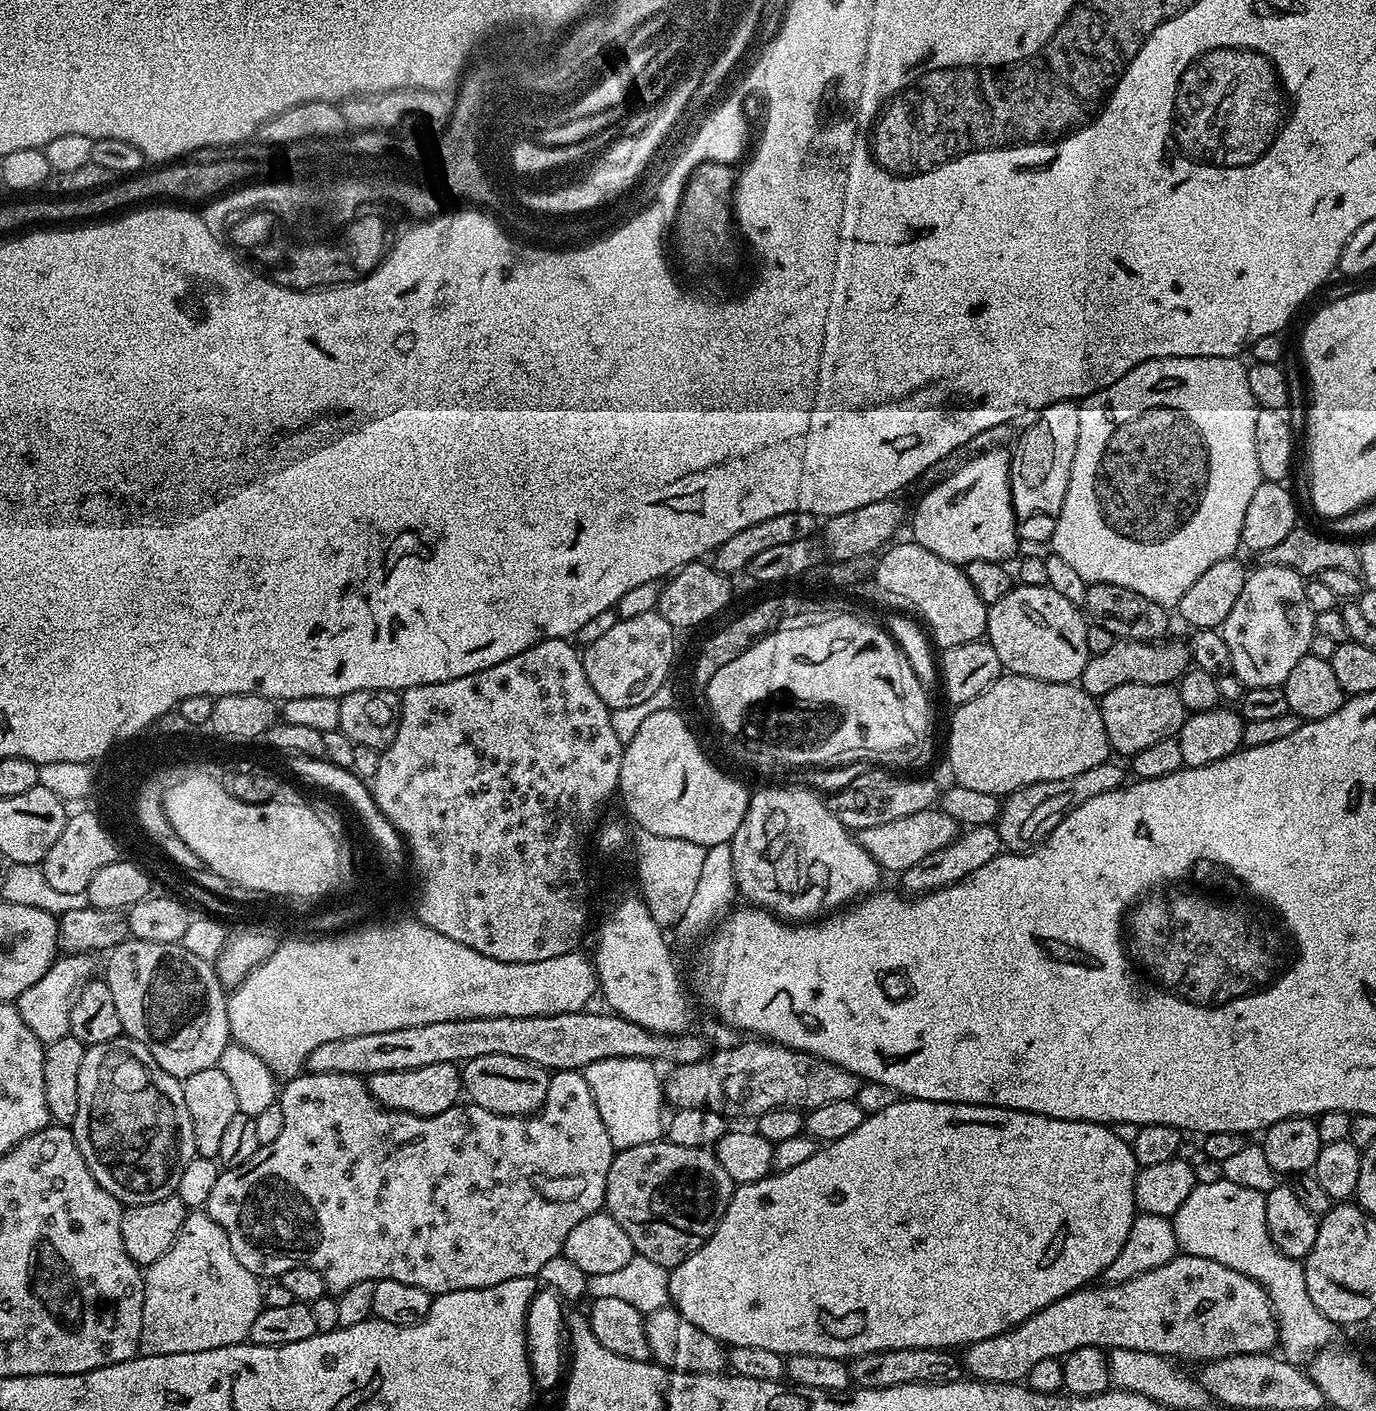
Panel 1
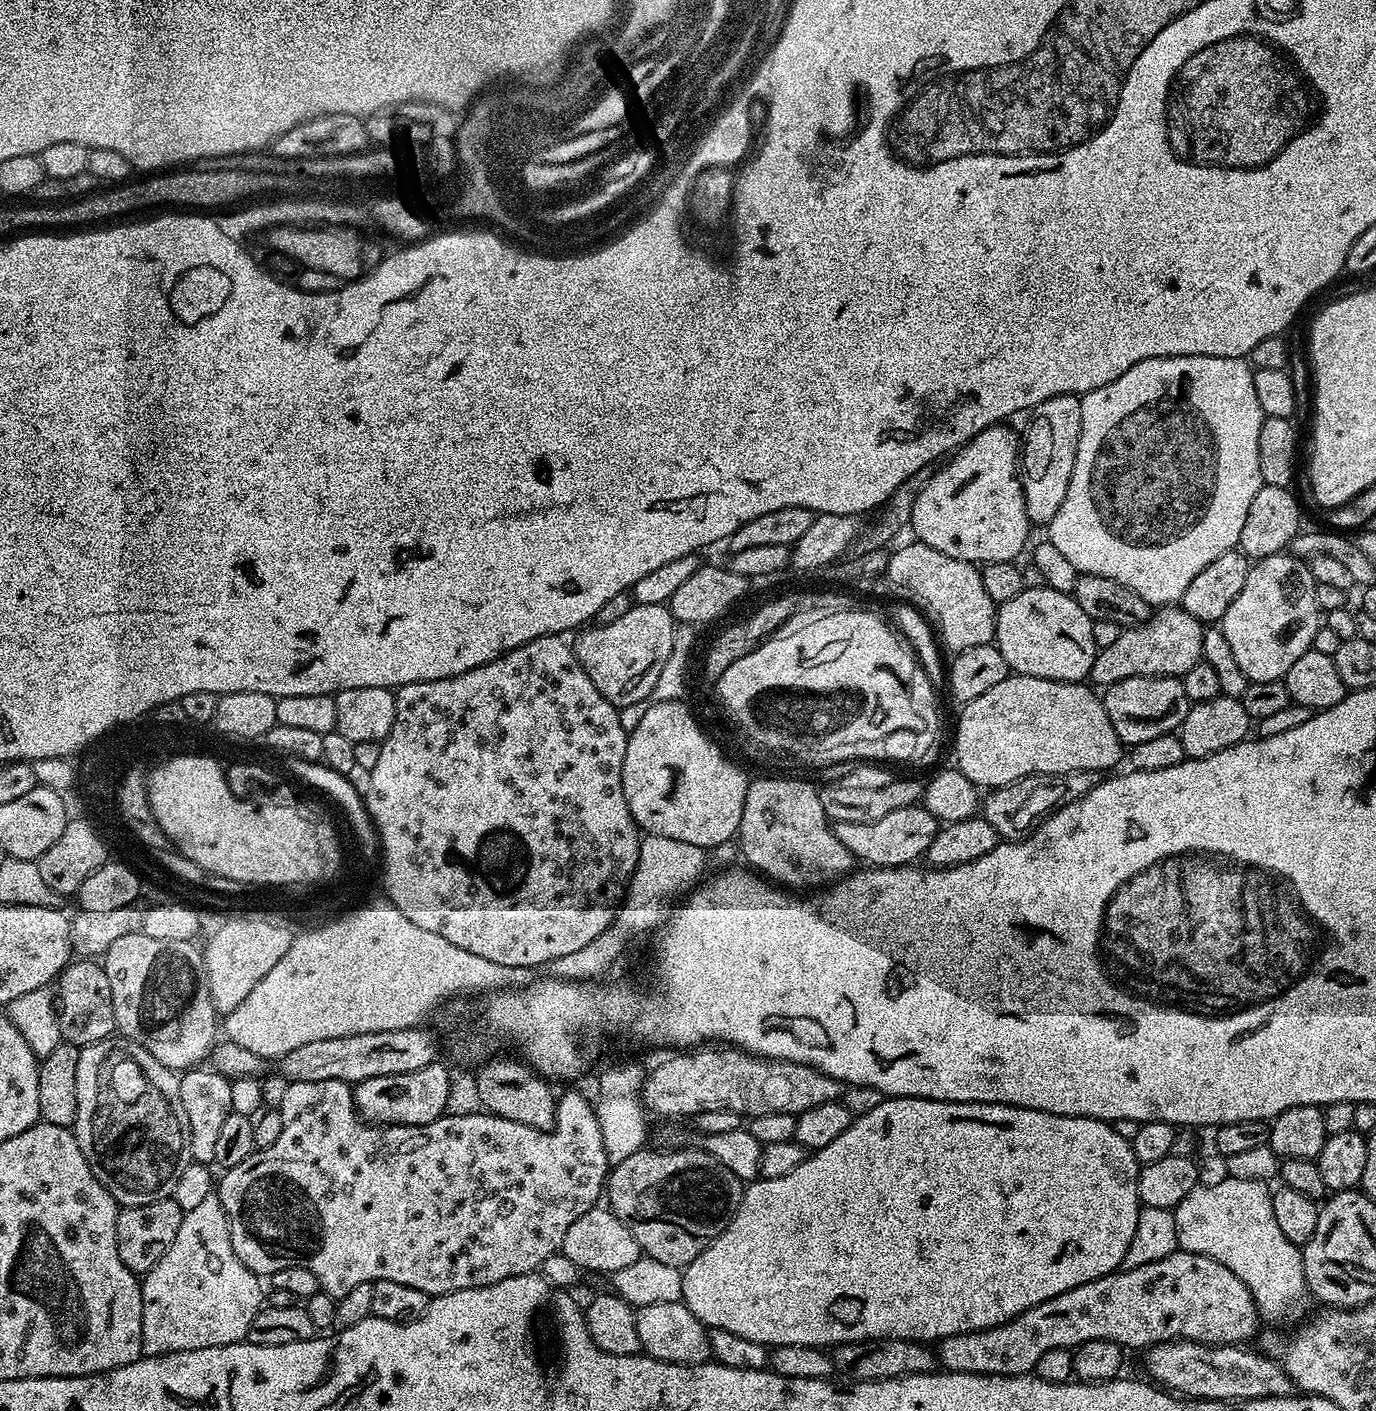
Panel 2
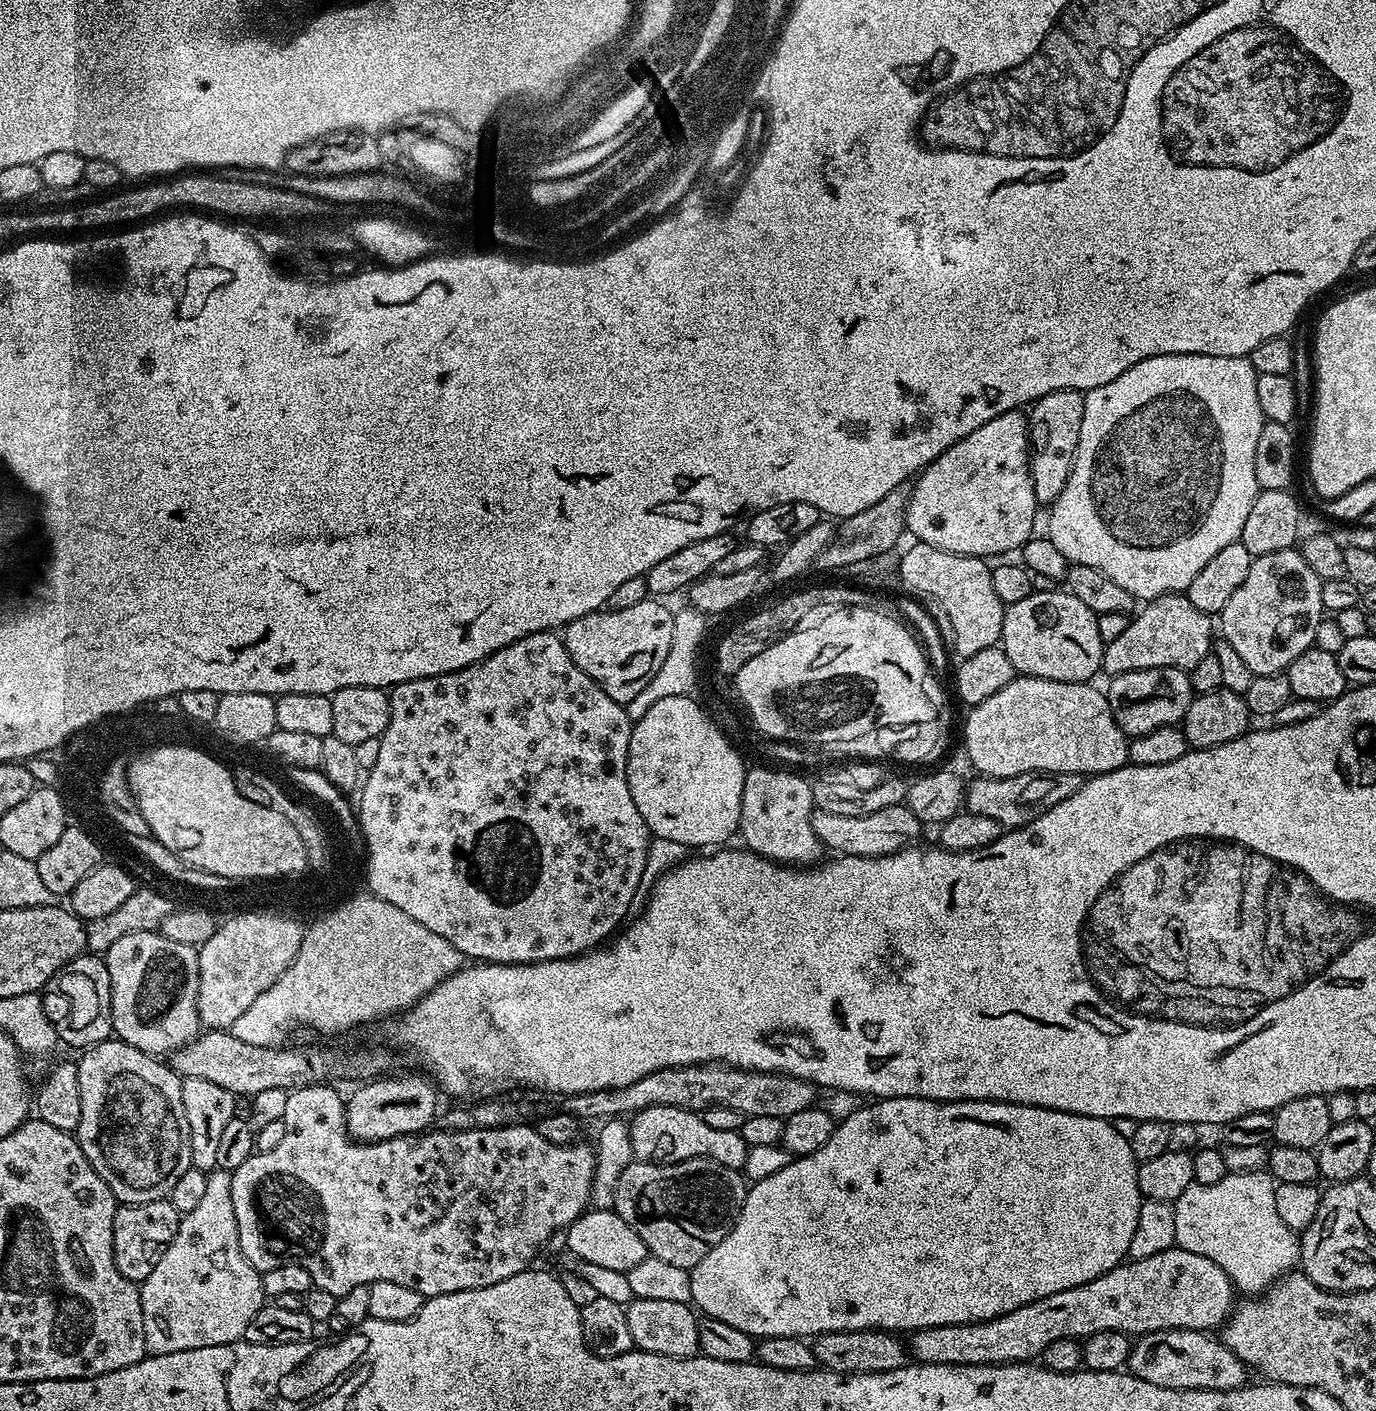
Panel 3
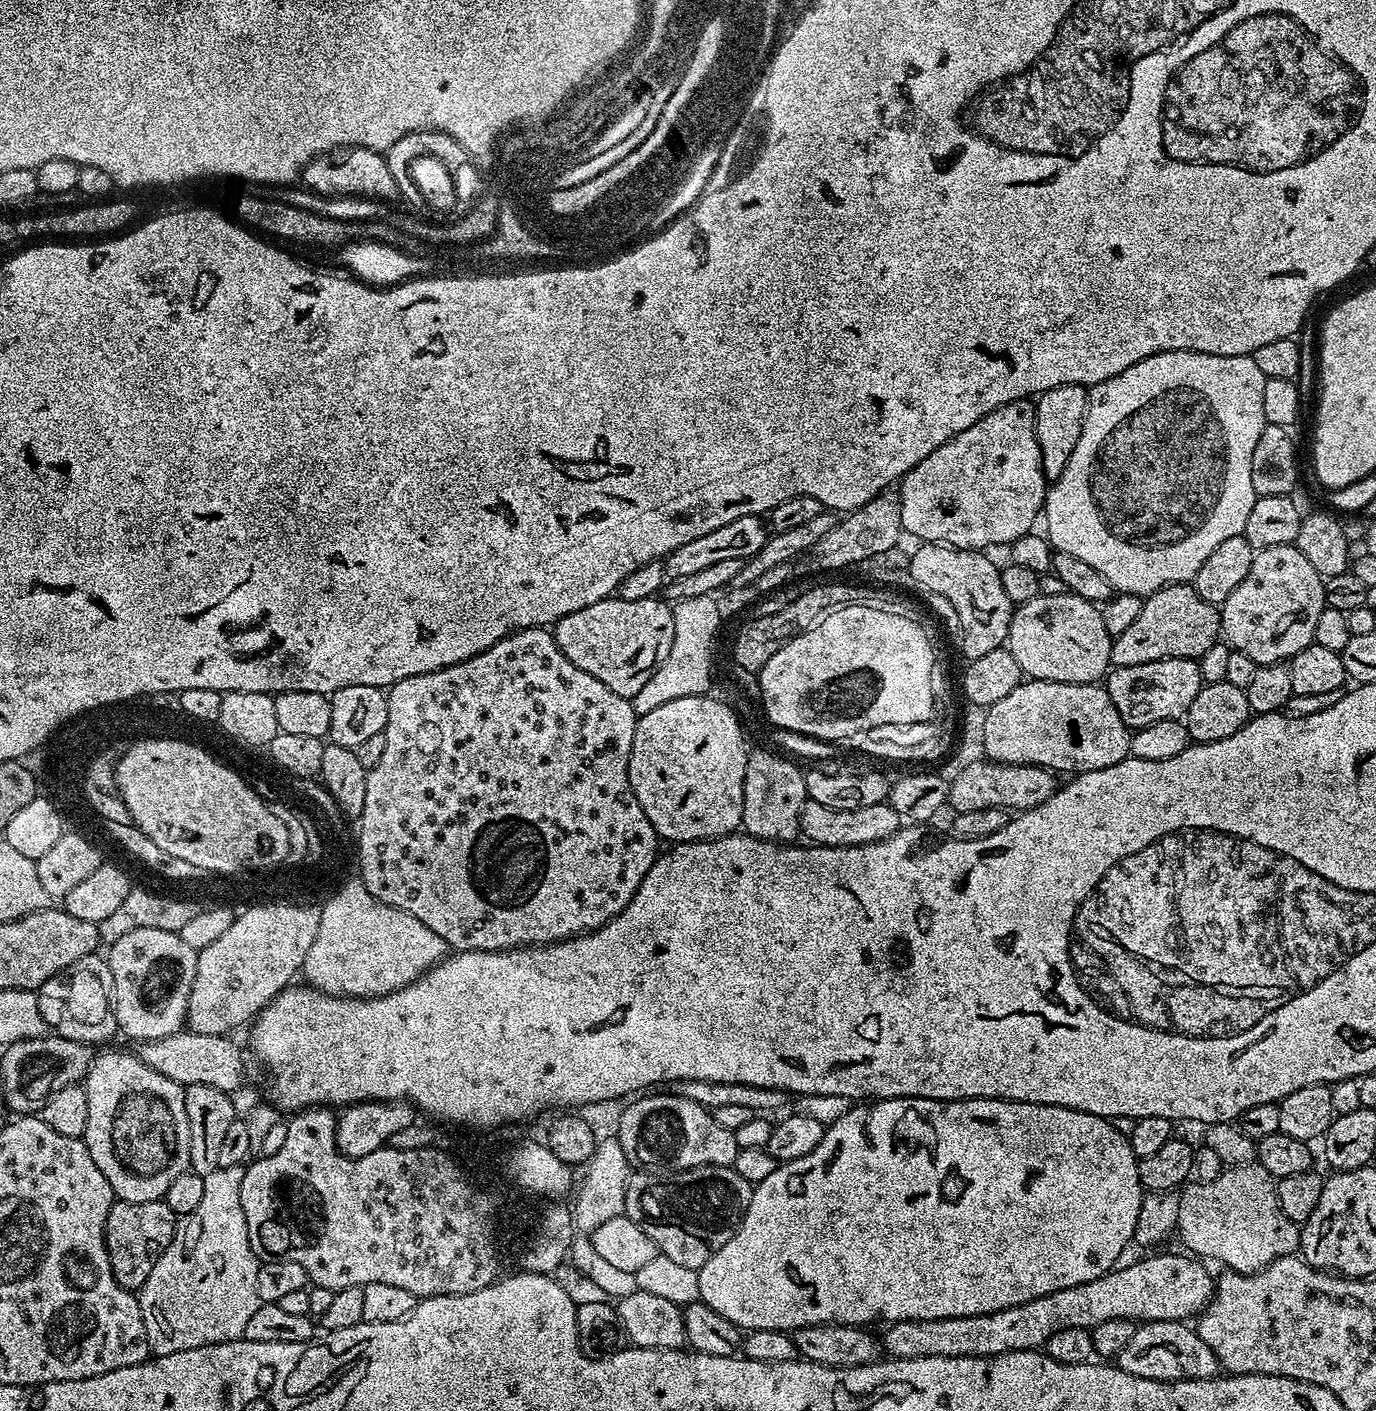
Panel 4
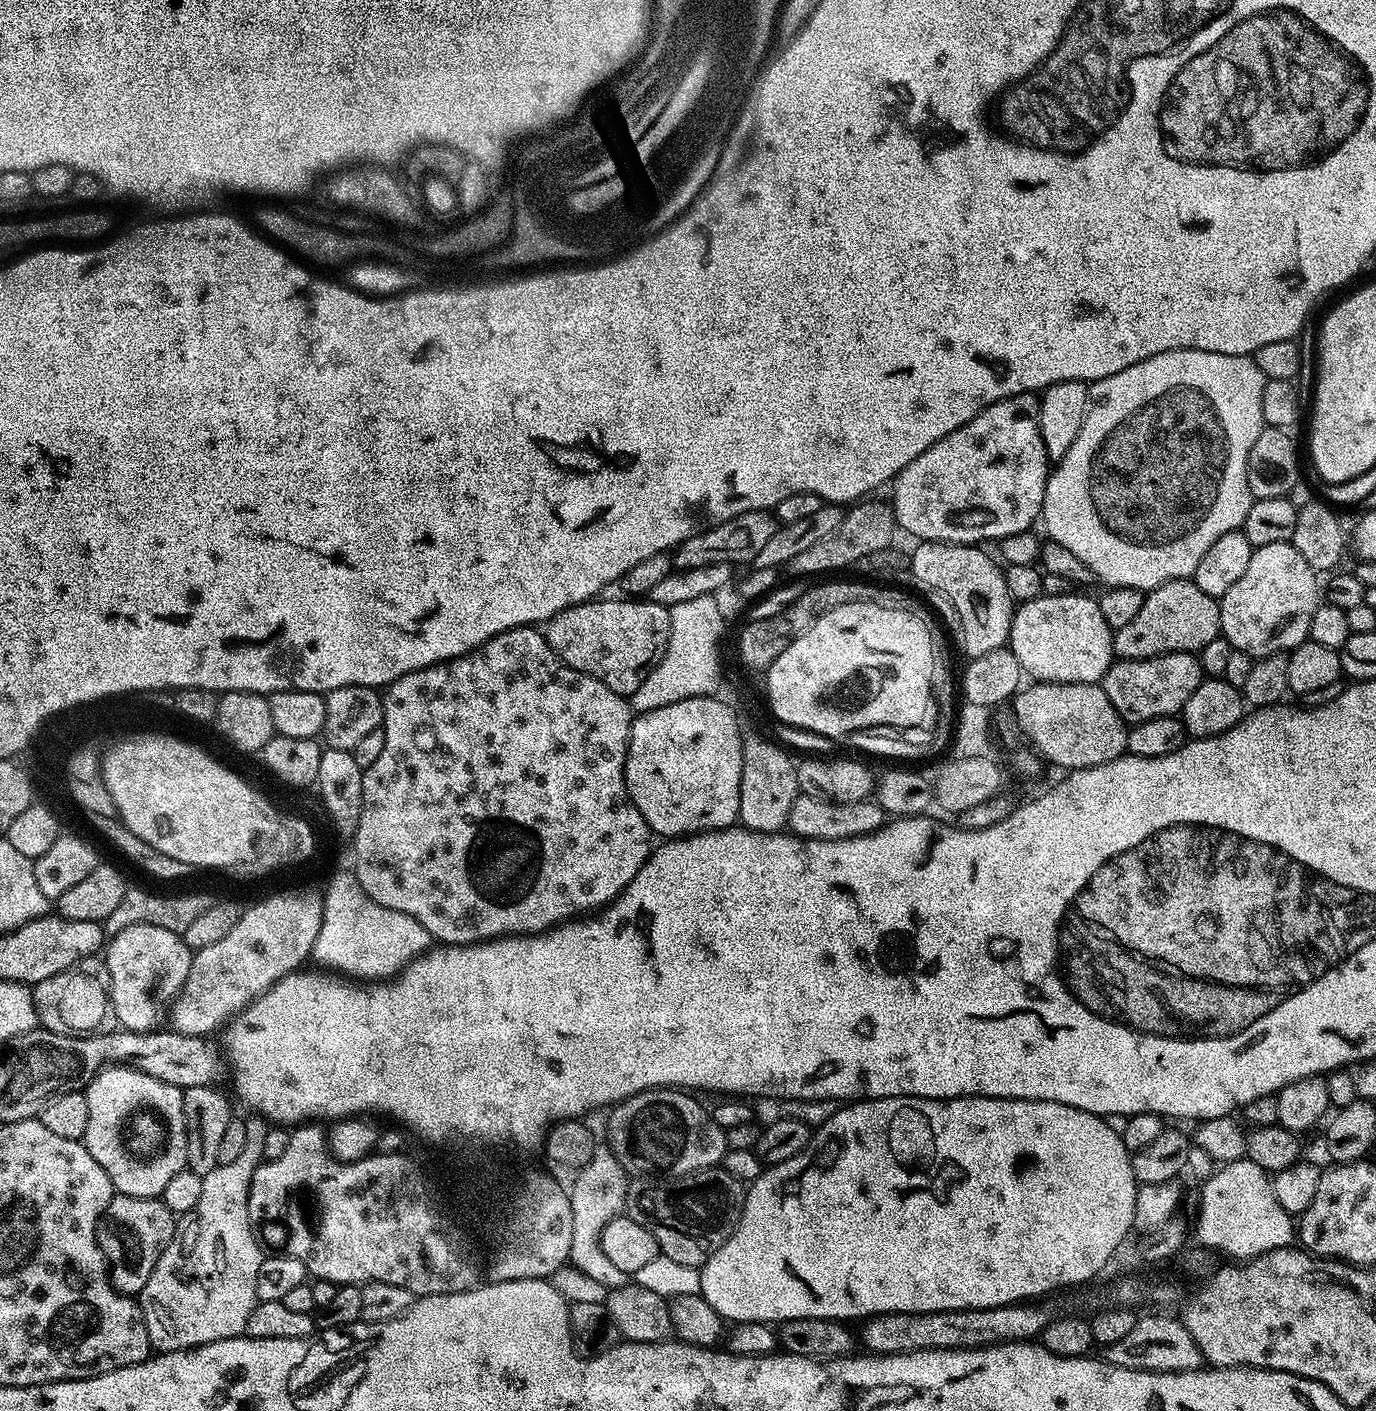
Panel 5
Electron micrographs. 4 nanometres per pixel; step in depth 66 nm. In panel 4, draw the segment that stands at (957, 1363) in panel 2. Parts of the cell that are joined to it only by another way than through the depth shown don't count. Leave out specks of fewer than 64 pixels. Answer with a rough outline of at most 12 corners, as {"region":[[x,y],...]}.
{"region":[[1164,1252],[1018,1306],[894,1320],[893,1360],[1040,1350],[1110,1318],[1191,1321],[1214,1276]]}

